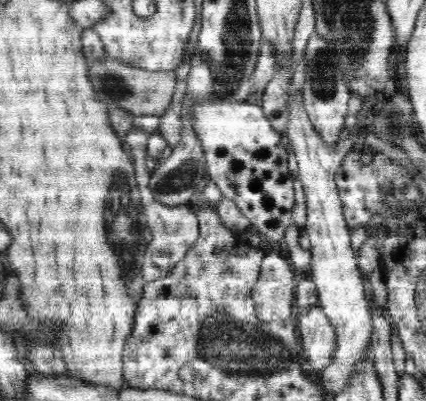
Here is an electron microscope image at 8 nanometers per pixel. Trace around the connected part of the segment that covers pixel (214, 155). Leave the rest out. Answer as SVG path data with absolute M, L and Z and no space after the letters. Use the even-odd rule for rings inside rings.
M258 99L246 101L206 100L193 108L193 128L196 129L205 161L206 173L209 180L214 181L223 196L234 201L242 214L249 219L267 246L270 242L283 244L284 234L288 226L292 226L292 206L294 206L294 181L288 169L288 142L286 136L281 136L270 124L262 110Z

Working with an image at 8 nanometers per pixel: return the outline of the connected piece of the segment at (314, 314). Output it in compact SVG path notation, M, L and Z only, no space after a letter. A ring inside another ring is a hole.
M320 304L298 316L299 339L308 371L320 374L334 360L336 350L336 329Z

